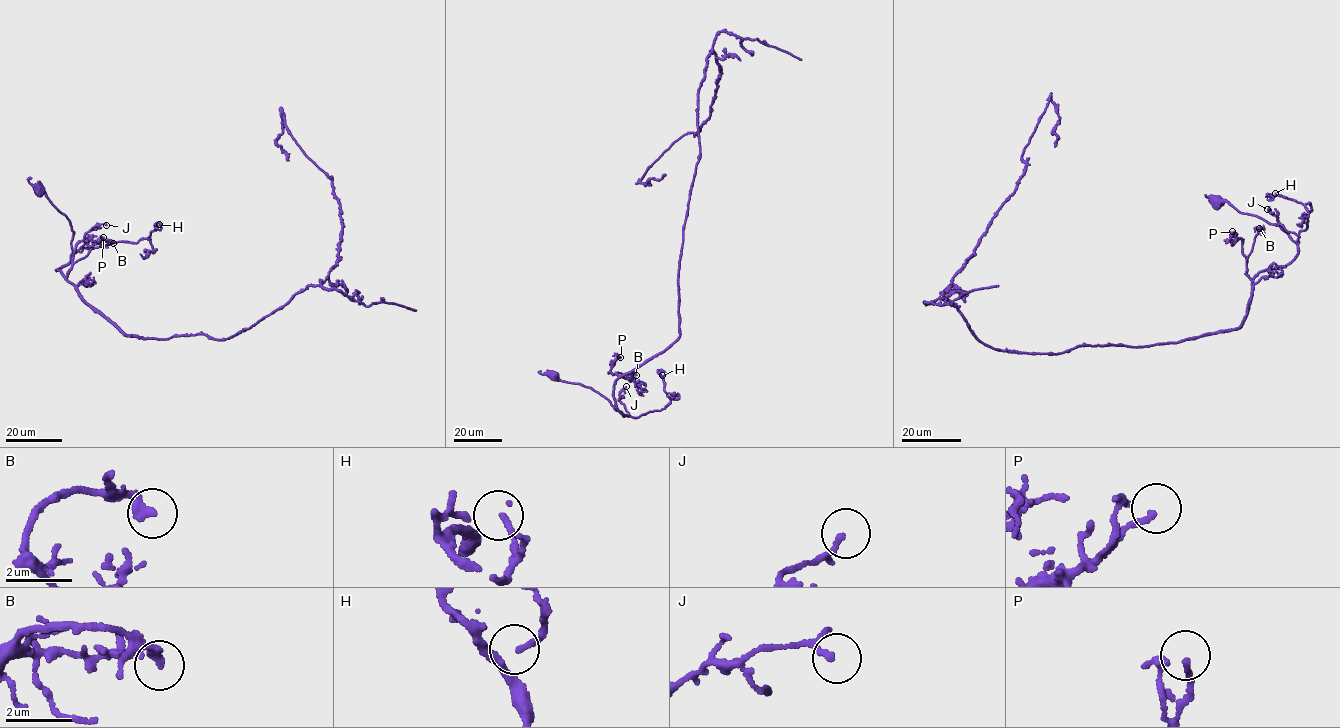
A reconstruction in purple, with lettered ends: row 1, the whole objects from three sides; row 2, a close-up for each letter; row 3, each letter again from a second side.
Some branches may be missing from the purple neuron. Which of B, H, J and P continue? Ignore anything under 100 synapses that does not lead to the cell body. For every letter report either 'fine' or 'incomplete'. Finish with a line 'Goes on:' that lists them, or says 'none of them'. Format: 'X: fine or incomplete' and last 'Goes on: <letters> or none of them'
B: fine
H: fine
J: fine
P: fine
Goes on: none of them

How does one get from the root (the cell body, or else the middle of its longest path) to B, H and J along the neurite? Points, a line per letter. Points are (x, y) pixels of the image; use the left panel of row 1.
B: (38, 188), (67, 217), (73, 232), (71, 259), (56, 270), (64, 277), (95, 244), (106, 239), (113, 243)
H: (38, 188), (69, 219), (73, 232), (71, 254), (81, 247), (148, 240), (156, 226), (160, 230), (159, 224)
J: (38, 188), (69, 219), (73, 232), (71, 254), (81, 252), (85, 233), (92, 227), (106, 225)

